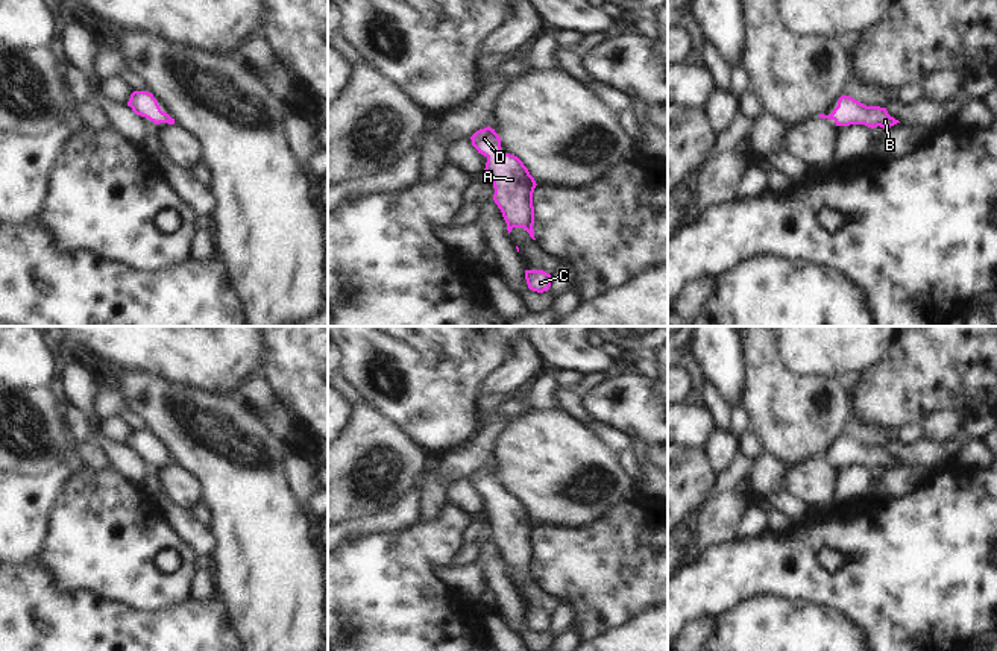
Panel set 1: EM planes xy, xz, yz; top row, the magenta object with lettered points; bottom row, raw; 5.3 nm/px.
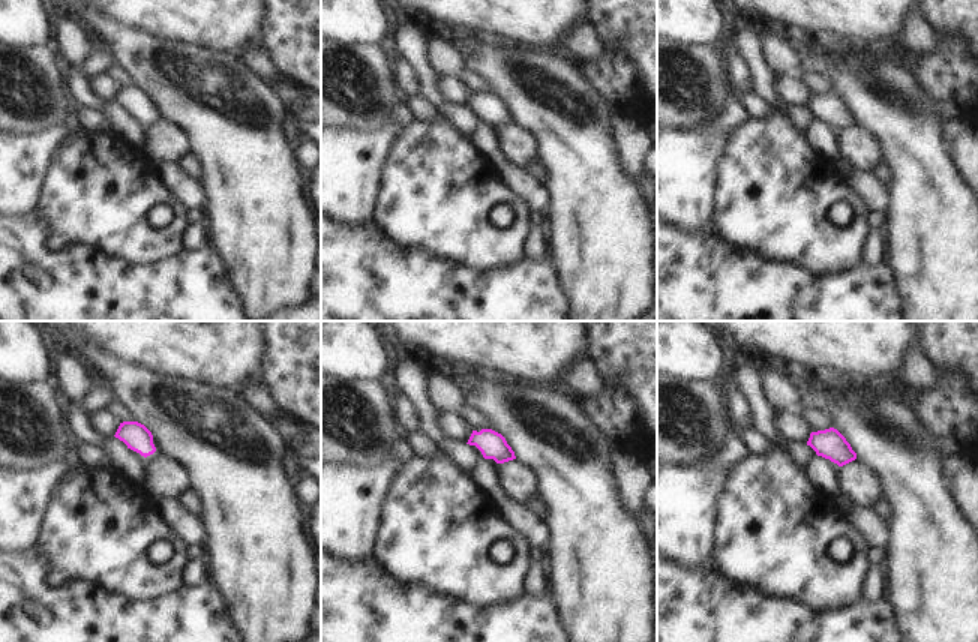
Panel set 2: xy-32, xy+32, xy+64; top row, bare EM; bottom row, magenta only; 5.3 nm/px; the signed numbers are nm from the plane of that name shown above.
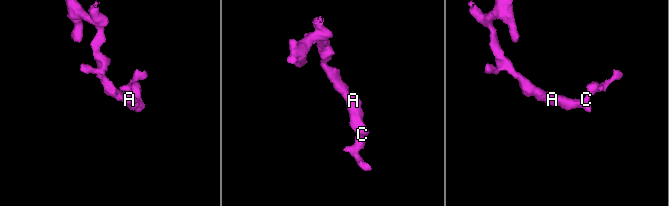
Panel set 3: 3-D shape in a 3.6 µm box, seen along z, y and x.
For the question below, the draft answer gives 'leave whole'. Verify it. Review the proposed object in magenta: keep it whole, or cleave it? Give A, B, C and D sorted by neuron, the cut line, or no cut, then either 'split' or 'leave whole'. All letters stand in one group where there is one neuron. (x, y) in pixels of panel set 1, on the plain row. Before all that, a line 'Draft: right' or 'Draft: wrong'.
Draft: right
A B C D | no cut | leave whole

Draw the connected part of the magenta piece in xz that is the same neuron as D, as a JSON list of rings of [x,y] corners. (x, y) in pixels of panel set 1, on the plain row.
[[[490,466],[476,470],[470,480],[478,493],[487,498],[484,513],[493,522],[493,540],[502,552],[508,574],[513,568],[524,568],[536,580],[534,517],[517,496],[501,492],[501,478]]]

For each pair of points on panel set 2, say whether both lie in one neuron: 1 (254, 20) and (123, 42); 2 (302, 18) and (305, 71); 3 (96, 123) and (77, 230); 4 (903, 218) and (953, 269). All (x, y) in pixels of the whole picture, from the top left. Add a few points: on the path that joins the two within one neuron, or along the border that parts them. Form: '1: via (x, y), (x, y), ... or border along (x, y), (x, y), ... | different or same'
1: border along (129, 23), (165, 38), (197, 45) | different
2: via (302, 32), (302, 57) | same
3: border along (83, 129), (108, 131) | different
4: via (917, 230), (941, 255) | same

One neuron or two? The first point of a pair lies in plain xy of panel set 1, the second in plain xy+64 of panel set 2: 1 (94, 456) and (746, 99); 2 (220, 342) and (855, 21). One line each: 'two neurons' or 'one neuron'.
1: one neuron
2: one neuron

